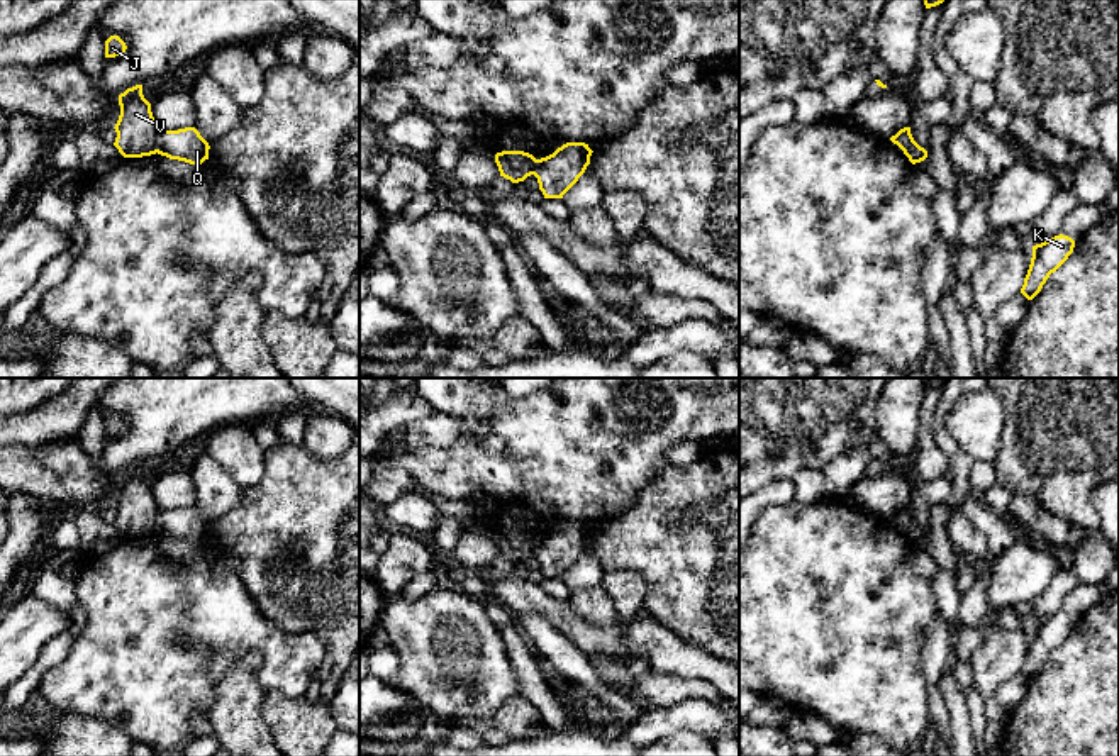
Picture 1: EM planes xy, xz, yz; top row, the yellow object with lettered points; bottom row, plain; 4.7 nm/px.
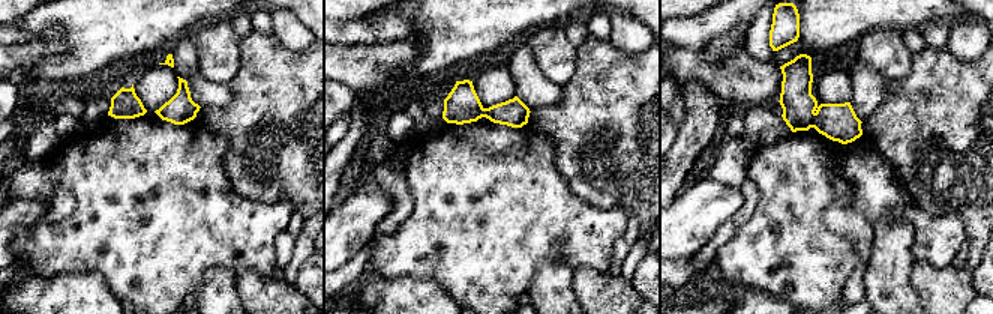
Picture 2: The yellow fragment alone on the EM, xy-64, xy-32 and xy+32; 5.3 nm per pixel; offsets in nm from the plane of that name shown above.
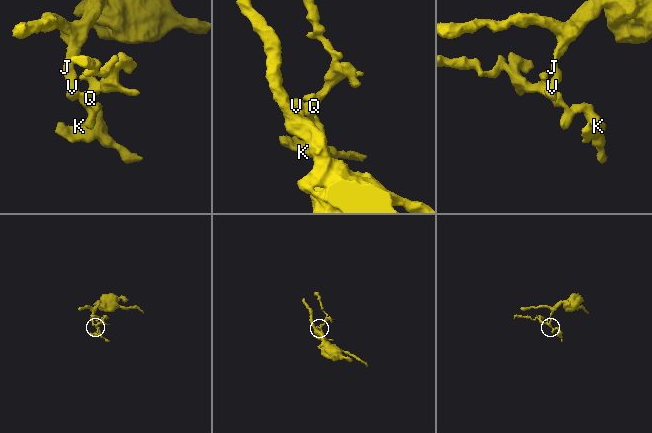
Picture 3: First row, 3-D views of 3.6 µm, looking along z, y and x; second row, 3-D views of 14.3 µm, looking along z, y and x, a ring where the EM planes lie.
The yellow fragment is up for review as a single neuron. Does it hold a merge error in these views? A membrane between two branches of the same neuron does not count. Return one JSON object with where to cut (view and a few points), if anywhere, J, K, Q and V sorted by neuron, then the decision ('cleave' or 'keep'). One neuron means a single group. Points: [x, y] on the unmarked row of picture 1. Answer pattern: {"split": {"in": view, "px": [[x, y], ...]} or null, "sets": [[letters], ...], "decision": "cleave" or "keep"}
{"split": {"in": "xy", "px": [[160, 511], [155, 531]]}, "sets": [["J", "V"], ["K", "Q"]], "decision": "cleave"}

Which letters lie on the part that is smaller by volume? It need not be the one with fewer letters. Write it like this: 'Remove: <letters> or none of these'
Remove: K, Q

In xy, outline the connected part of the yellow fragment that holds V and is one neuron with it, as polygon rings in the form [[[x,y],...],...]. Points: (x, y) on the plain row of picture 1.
[[[142,464],[127,468],[119,475],[120,495],[115,503],[114,525],[124,537],[156,534],[159,507],[153,497],[151,483],[142,475]]]

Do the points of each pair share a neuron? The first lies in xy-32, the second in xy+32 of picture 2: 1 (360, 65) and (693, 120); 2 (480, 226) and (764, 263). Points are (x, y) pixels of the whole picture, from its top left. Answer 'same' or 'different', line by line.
1: different
2: same

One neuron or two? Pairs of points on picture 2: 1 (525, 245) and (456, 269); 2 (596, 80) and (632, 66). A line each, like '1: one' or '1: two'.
1: one
2: one

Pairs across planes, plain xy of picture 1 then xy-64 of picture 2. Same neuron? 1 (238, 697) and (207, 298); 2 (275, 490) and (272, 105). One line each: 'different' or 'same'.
1: same
2: same

